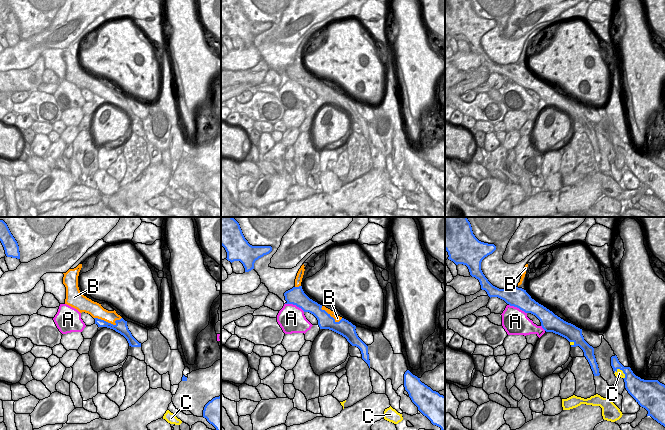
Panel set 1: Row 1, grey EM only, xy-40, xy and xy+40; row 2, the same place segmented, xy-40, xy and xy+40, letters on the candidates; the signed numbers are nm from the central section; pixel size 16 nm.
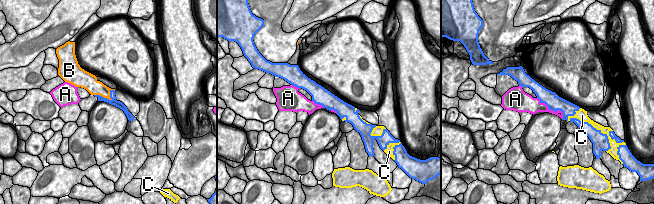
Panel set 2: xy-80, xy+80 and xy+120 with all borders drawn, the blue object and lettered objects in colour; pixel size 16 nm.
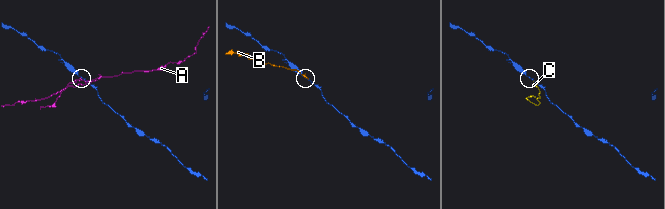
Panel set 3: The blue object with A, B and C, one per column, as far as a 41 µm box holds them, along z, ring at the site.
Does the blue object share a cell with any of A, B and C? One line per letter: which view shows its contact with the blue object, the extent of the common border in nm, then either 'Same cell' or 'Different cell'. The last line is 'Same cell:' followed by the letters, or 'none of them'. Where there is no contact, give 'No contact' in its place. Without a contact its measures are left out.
A: Touches blue in xy. Shared border 340 nm. Different cell
B: Touches blue in xy-40. Shared border 440 nm. Different cell
C: Touches blue in xy+40. Shared border 220 nm. Different cell
Same cell: none of them

